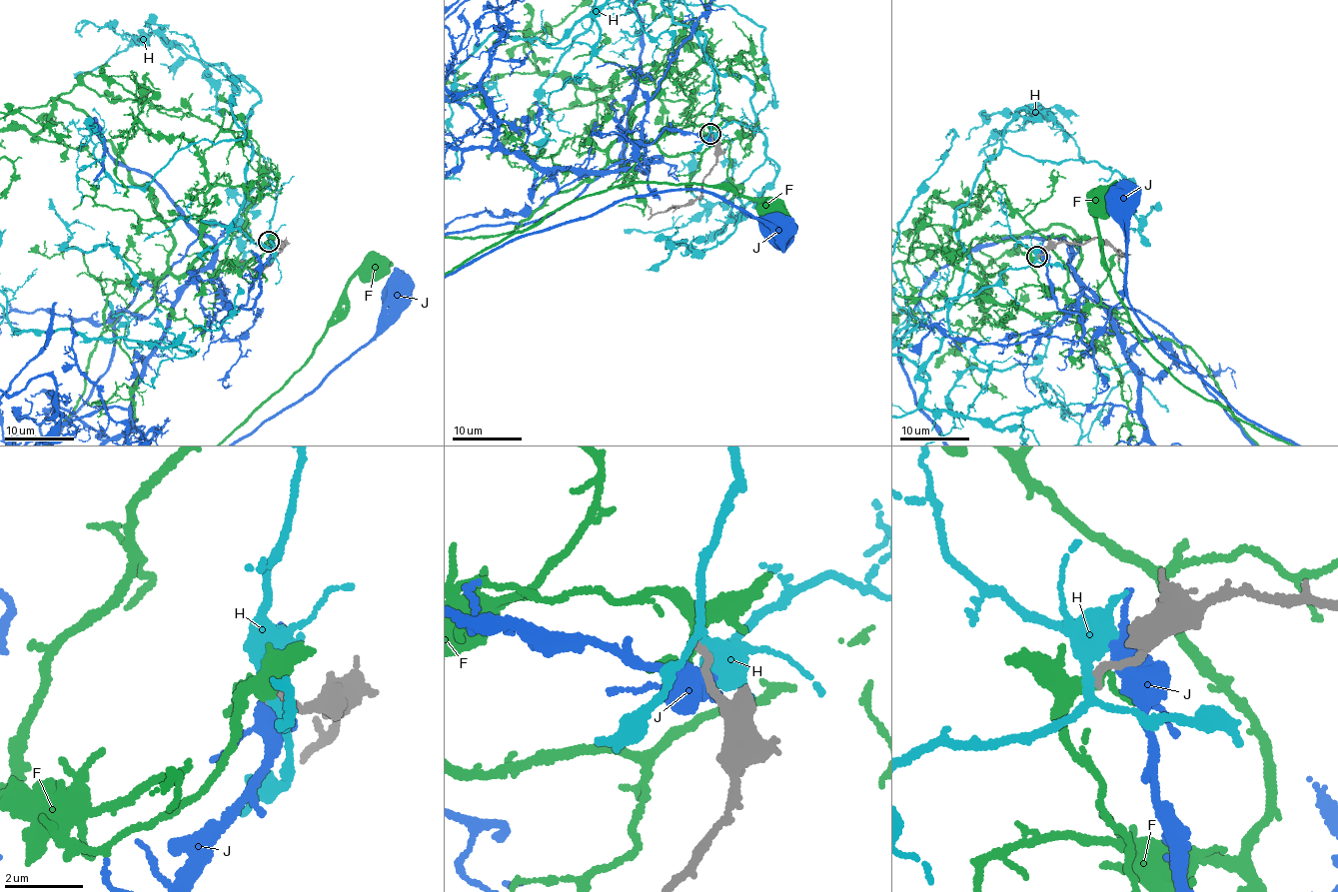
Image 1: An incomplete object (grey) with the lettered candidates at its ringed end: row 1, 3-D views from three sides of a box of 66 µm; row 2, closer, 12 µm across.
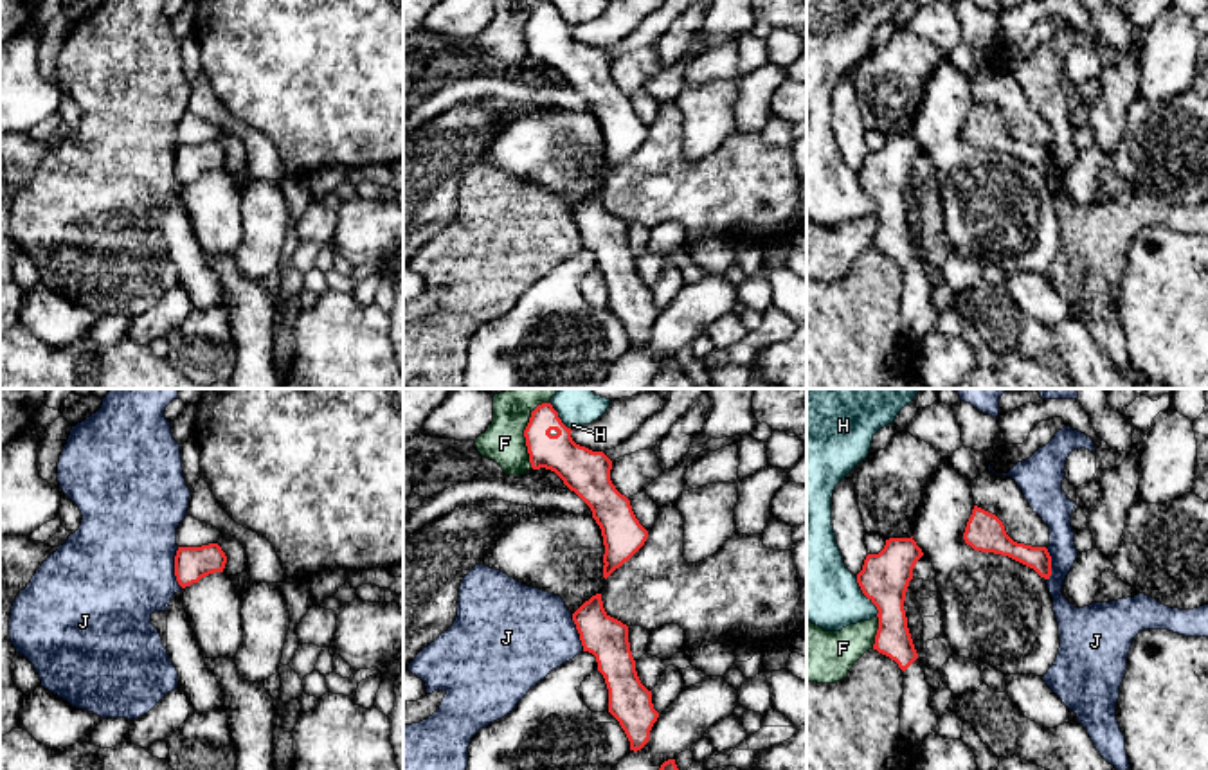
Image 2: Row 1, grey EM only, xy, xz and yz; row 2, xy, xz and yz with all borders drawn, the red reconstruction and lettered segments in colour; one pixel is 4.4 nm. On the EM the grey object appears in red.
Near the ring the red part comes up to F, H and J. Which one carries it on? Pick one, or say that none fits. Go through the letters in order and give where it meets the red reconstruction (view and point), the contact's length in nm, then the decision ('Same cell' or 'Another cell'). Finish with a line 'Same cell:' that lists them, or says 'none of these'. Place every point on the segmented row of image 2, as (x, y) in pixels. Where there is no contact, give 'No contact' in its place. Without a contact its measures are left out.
F: Touches red at xz (524, 432). Shared border 300 nm. Another cell
H: Touches red at yz (865, 594). Shared border 200 nm. Another cell
J: Touches red at xy (175, 567). Shared border 190 nm. Another cell
Same cell: none of these

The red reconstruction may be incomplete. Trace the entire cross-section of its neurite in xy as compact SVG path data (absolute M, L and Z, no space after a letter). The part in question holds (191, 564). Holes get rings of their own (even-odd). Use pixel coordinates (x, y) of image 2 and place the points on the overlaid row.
M218 543L202 547L178 547L175 556L175 576L182 588L198 583L202 578L223 572L227 556Z

